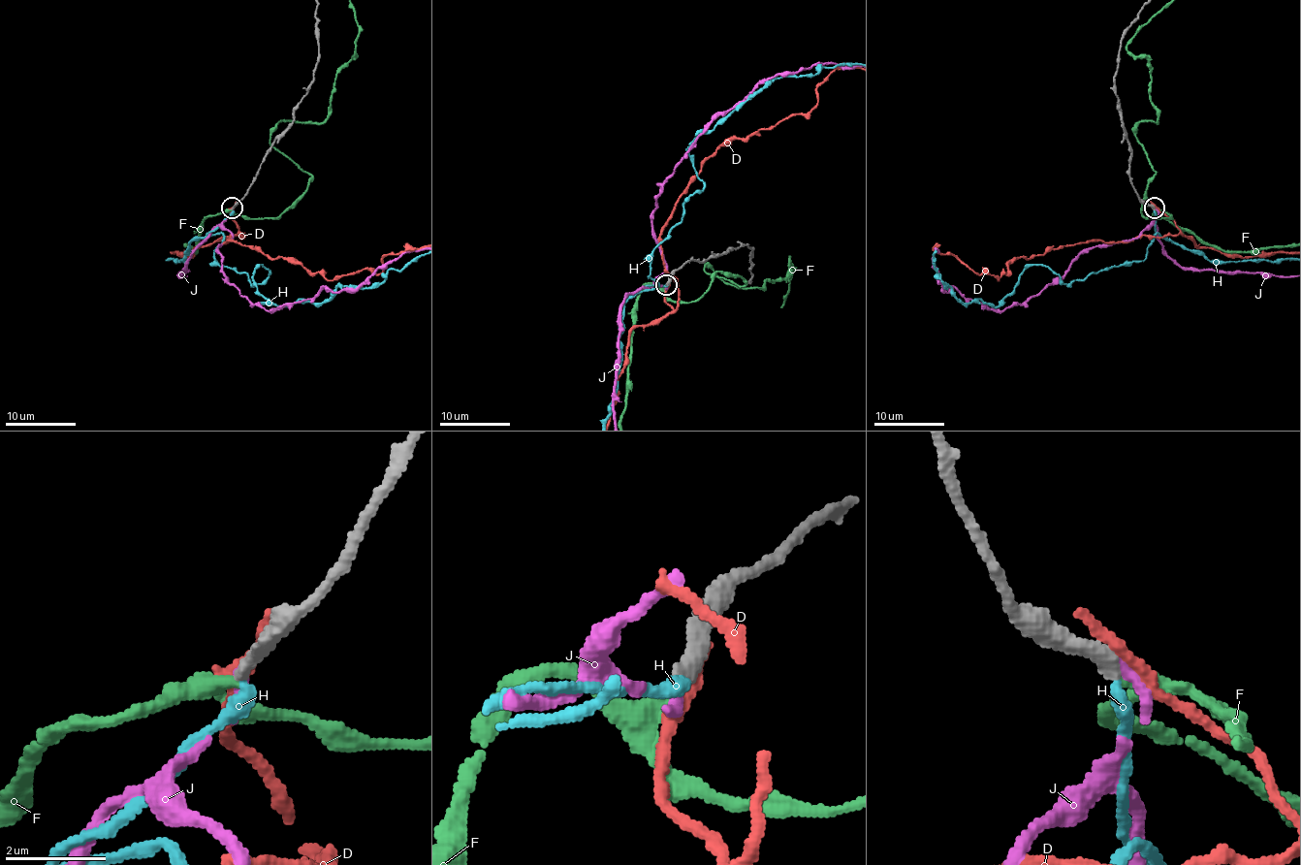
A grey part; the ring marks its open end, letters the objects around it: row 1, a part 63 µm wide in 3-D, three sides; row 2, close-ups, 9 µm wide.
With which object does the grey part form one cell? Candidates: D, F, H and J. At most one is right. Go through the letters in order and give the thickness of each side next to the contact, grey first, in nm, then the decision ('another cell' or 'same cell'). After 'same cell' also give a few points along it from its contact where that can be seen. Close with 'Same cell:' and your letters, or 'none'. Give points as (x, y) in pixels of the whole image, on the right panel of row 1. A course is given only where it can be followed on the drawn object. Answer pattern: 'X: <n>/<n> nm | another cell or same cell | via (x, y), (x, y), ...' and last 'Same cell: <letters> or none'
D: 400/360 nm | another cell
F: 320/320 nm | another cell
H: 360/320 nm | another cell
J: 340/200 nm | same cell
Same cell: J

